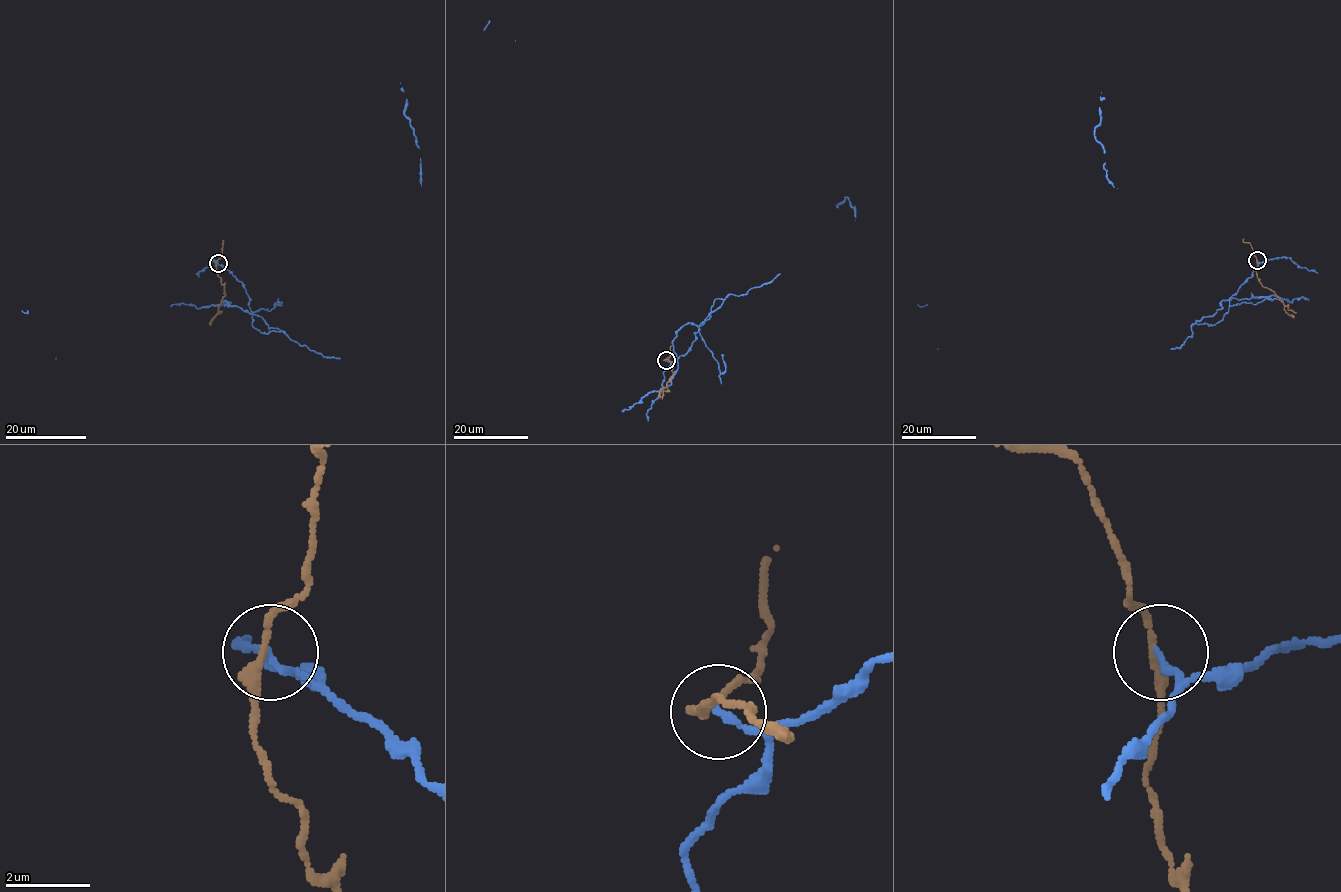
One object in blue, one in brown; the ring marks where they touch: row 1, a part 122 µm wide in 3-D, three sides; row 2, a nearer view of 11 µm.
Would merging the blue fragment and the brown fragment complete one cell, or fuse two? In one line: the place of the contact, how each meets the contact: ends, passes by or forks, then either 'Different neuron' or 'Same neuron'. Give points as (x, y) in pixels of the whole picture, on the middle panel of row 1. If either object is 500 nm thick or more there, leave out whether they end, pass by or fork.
Place: (666, 360). At the ring blue ends. At the ring brown passes by. Different neuron

